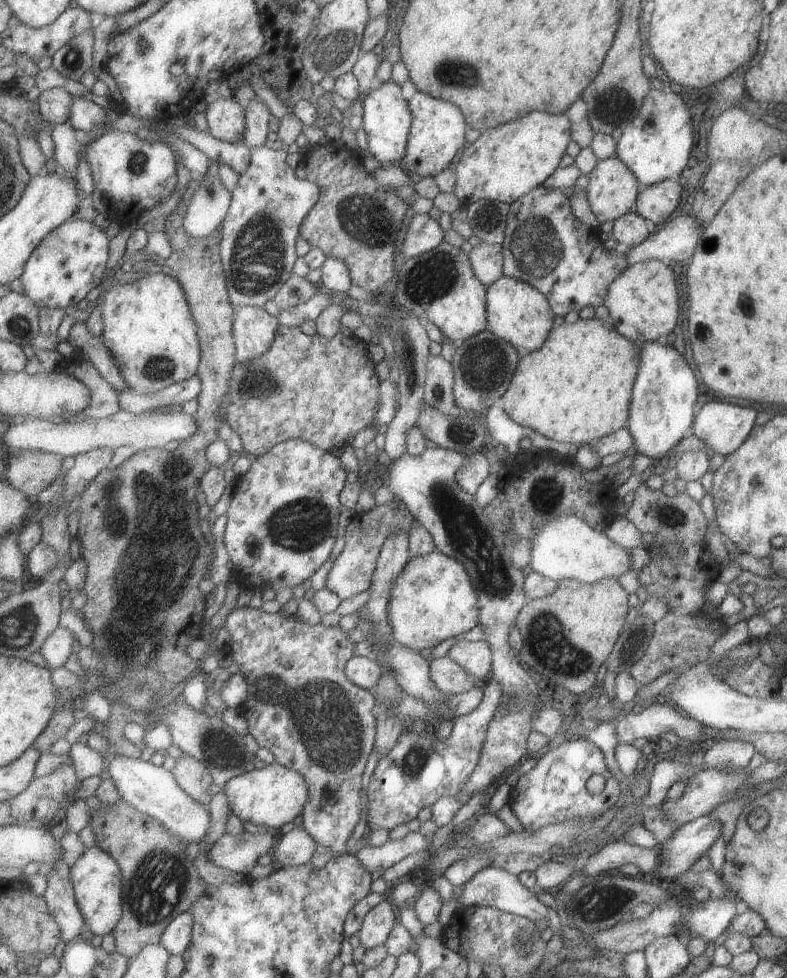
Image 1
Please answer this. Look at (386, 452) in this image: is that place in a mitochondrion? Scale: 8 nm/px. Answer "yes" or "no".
no

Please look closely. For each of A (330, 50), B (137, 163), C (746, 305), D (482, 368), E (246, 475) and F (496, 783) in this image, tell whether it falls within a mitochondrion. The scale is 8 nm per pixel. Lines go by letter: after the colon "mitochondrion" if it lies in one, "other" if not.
A: mitochondrion
B: mitochondrion
C: mitochondrion
D: mitochondrion
E: other
F: other

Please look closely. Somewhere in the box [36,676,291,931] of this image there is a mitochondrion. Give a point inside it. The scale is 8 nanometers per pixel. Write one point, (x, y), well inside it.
(158, 884)

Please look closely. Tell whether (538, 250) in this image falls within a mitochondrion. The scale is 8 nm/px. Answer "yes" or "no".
yes

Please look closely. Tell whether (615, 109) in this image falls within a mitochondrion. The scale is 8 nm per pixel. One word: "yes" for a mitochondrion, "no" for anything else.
yes

